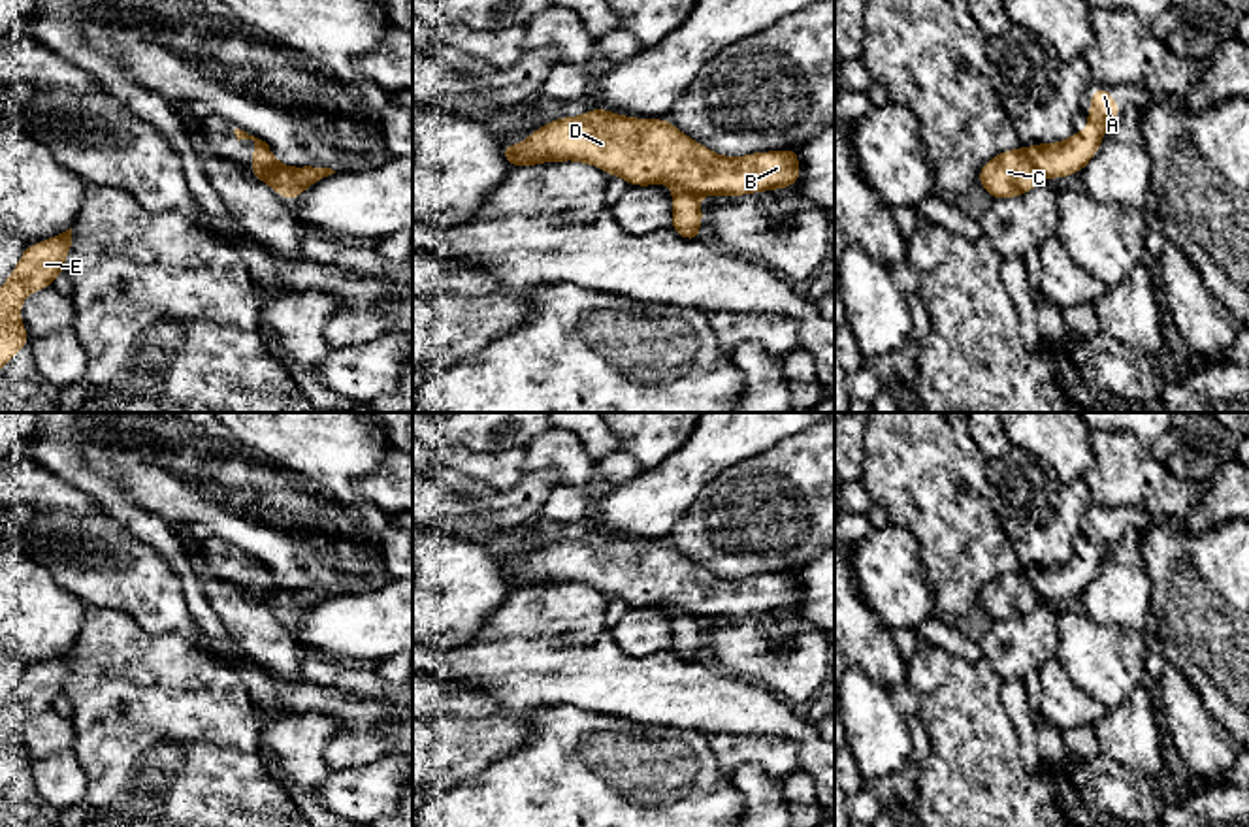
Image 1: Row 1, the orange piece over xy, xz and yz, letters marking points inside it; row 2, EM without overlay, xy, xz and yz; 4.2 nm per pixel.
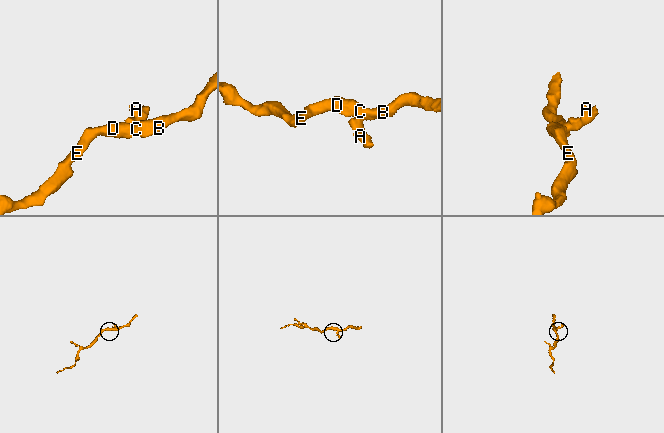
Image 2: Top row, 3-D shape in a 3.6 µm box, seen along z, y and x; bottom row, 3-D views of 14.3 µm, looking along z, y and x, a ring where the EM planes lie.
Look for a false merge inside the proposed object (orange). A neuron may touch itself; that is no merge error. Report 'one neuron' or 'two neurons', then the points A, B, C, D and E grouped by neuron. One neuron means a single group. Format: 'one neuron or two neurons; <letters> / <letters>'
two neurons; A / B C D E

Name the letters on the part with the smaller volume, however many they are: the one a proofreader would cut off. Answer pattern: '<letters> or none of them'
A

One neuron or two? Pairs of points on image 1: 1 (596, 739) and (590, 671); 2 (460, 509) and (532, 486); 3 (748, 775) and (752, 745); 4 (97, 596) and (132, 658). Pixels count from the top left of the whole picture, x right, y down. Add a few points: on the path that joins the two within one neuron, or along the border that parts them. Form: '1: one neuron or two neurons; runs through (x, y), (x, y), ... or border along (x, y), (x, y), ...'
1: two neurons; border along (551, 703), (624, 716), (637, 724)
2: two neurons; border along (432, 479), (505, 530)
3: two neurons; border along (728, 775), (741, 765), (758, 763), (780, 782)
4: two neurons; border along (89, 605), (119, 609), (142, 630)

